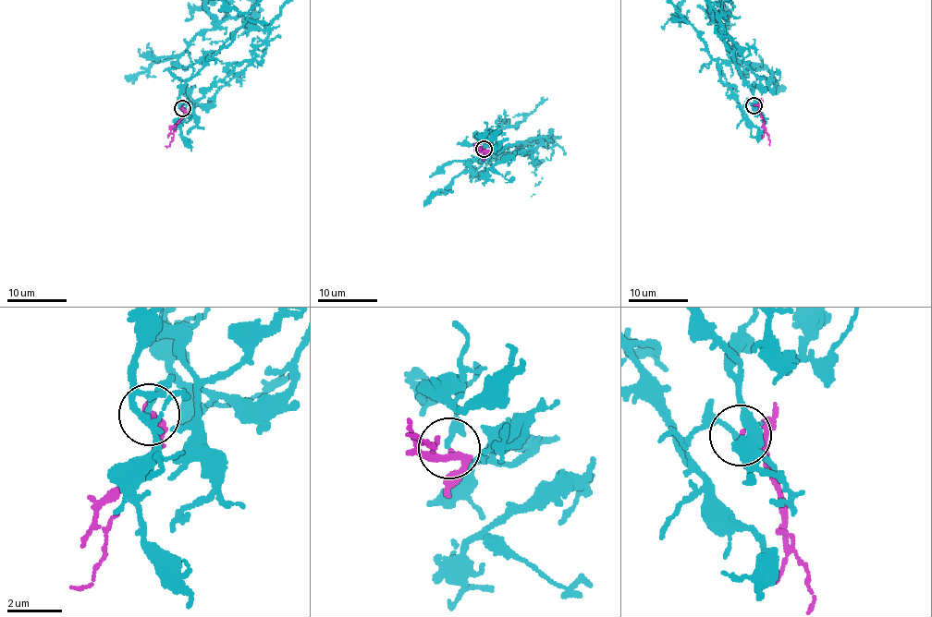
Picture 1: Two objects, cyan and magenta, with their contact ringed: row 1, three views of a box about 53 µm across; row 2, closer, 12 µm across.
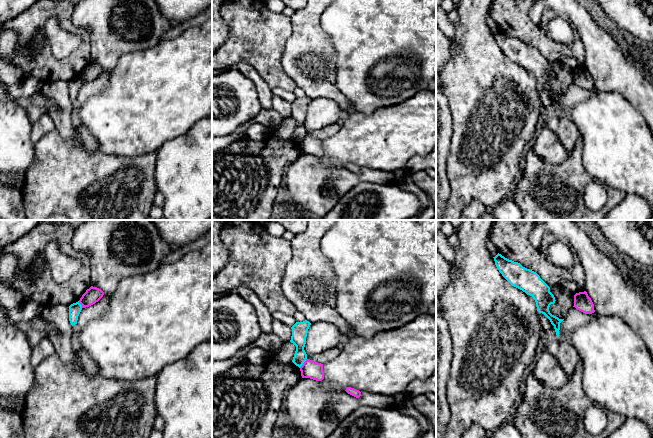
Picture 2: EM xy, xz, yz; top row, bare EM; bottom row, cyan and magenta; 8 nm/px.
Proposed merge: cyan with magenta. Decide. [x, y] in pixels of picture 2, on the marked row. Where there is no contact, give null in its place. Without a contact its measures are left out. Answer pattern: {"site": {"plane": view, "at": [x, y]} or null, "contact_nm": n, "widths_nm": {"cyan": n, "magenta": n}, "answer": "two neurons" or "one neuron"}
{"site": {"plane": "xz", "at": [303, 362]}, "contact_nm": 100, "widths_nm": {"cyan": 130, "magenta": 140}, "answer": "two neurons"}

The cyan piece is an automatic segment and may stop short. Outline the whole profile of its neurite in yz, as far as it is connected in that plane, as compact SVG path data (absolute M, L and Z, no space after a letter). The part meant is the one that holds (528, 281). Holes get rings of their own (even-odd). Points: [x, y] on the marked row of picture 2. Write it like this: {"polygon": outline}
{"polygon": "M499 253L493 258L499 272L512 286L533 297L537 311L550 320L556 335L559 336L560 323L564 319L559 319L549 311L550 305L556 301L550 287L536 272L523 267L520 263L509 260Z"}

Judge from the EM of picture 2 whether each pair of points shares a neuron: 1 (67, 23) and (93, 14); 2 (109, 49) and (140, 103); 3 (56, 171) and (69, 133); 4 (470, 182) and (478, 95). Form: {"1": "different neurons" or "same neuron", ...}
{"1": "different neurons", "2": "different neurons", "3": "different neurons", "4": "same neuron"}

